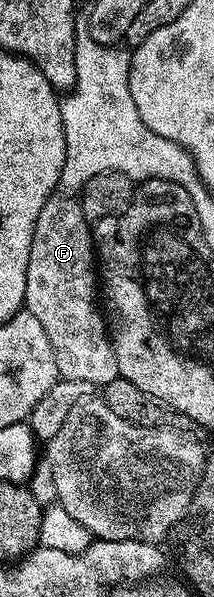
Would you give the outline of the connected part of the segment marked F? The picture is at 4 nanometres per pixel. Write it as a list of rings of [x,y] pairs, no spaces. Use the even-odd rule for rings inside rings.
[[[55,195],[44,203],[40,219],[36,219],[36,231],[32,235],[32,251],[28,255],[28,279],[26,280],[26,300],[24,307],[36,315],[52,351],[56,355],[56,367],[61,380],[80,379],[80,383],[92,383],[101,387],[112,383],[118,375],[118,364],[114,354],[111,334],[106,334],[106,321],[98,310],[100,297],[96,292],[96,250],[91,222],[87,221],[82,202],[74,195]]]

